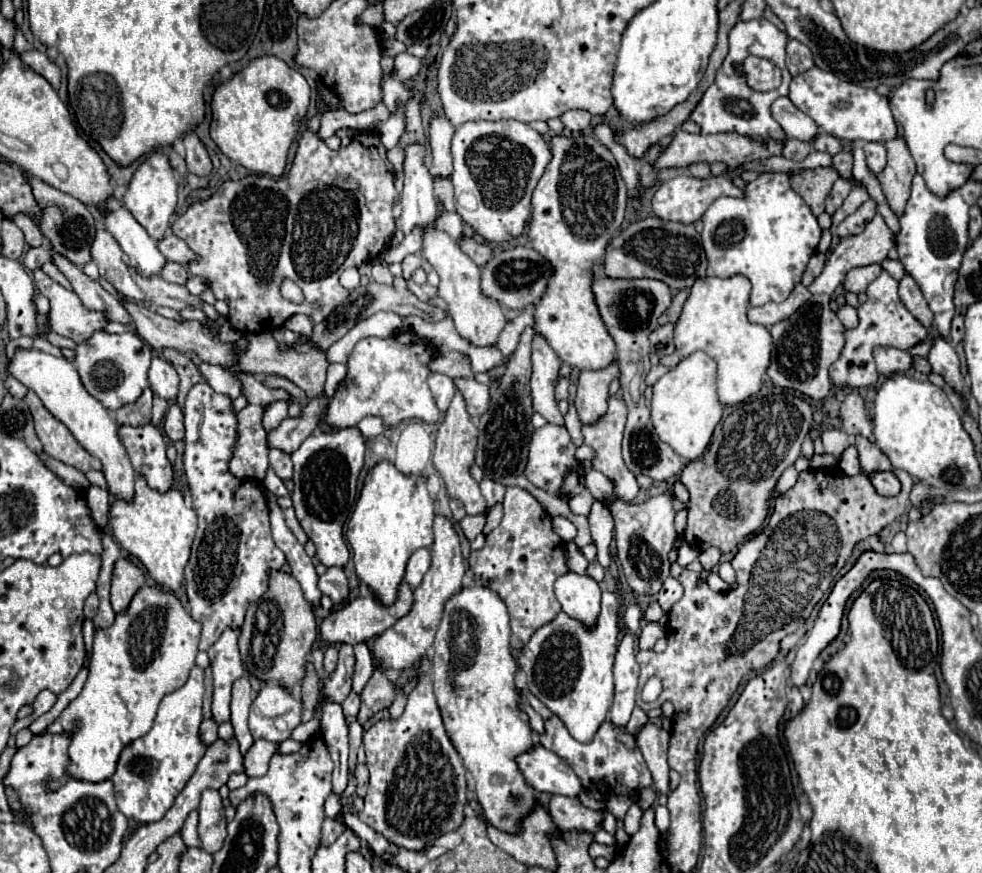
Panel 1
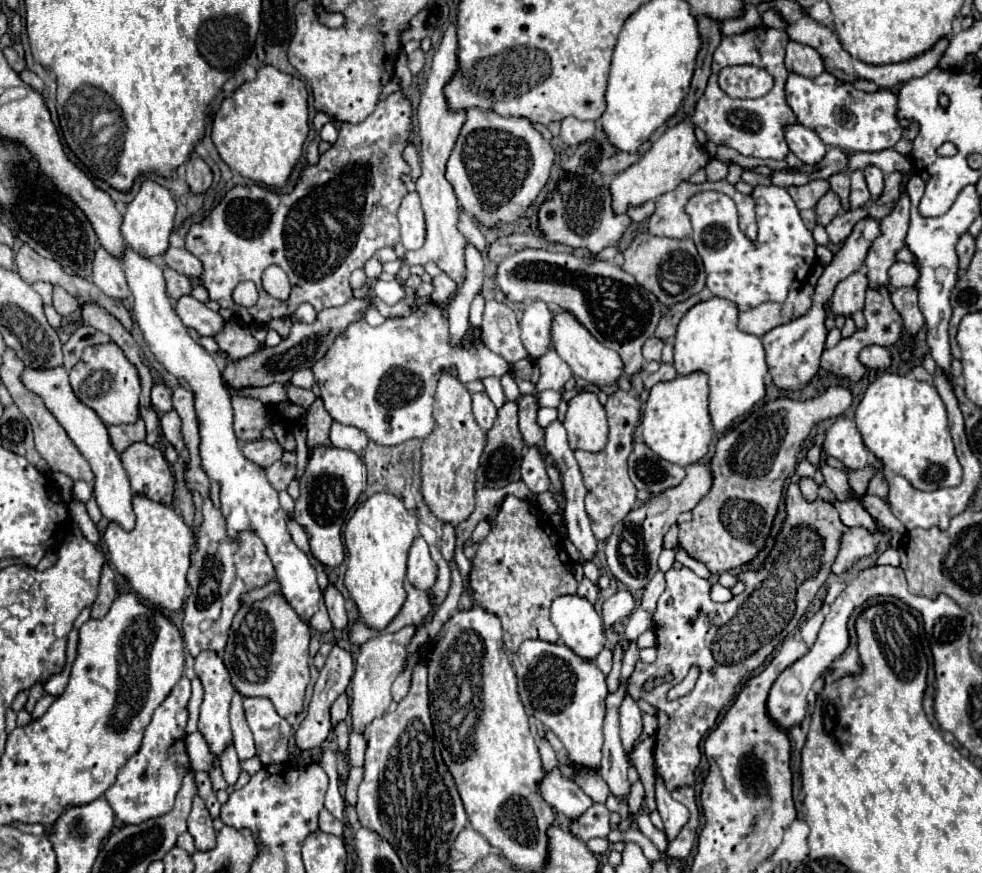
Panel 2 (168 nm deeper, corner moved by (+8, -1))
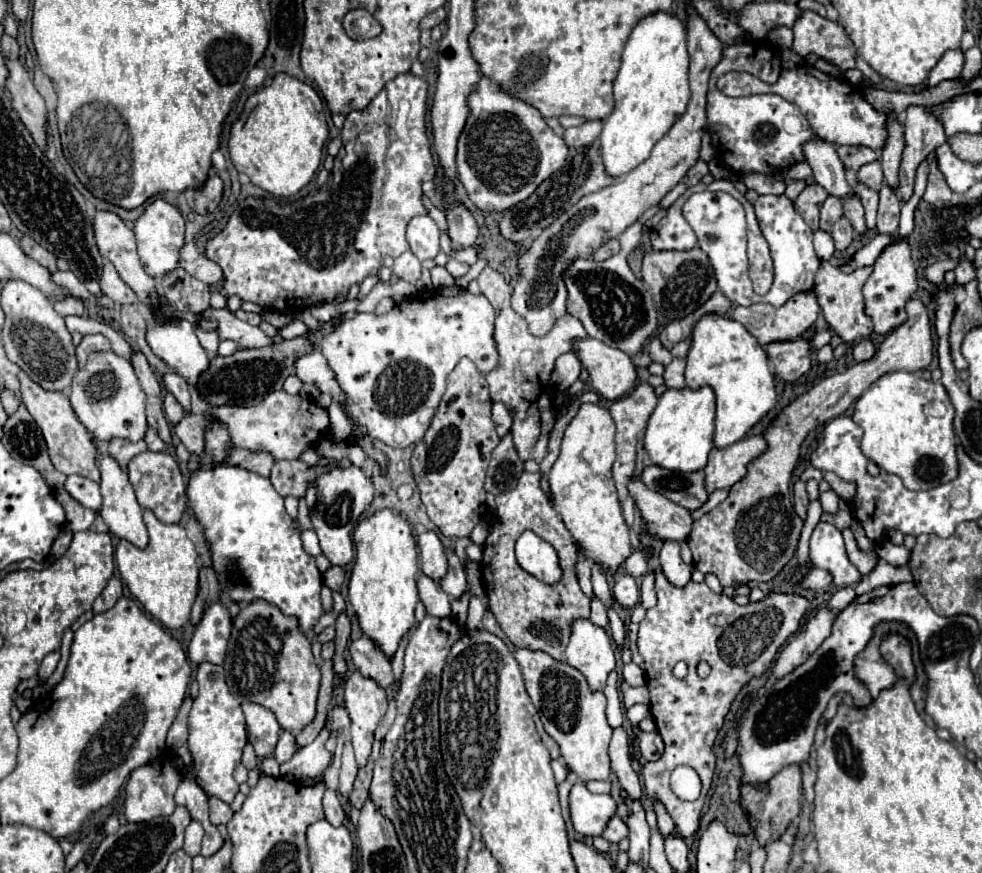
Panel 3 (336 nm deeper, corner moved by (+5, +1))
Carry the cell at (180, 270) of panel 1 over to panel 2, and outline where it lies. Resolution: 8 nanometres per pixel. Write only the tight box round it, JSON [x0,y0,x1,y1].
[163,266,191,300]

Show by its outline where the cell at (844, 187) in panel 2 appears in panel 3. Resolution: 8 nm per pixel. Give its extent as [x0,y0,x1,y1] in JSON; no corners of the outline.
[844,196,868,236]

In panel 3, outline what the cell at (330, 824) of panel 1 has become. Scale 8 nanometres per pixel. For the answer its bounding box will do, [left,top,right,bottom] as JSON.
[324,790,346,826]

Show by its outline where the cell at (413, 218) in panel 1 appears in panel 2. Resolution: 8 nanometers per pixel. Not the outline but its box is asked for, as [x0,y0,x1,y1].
[399,192,425,250]

